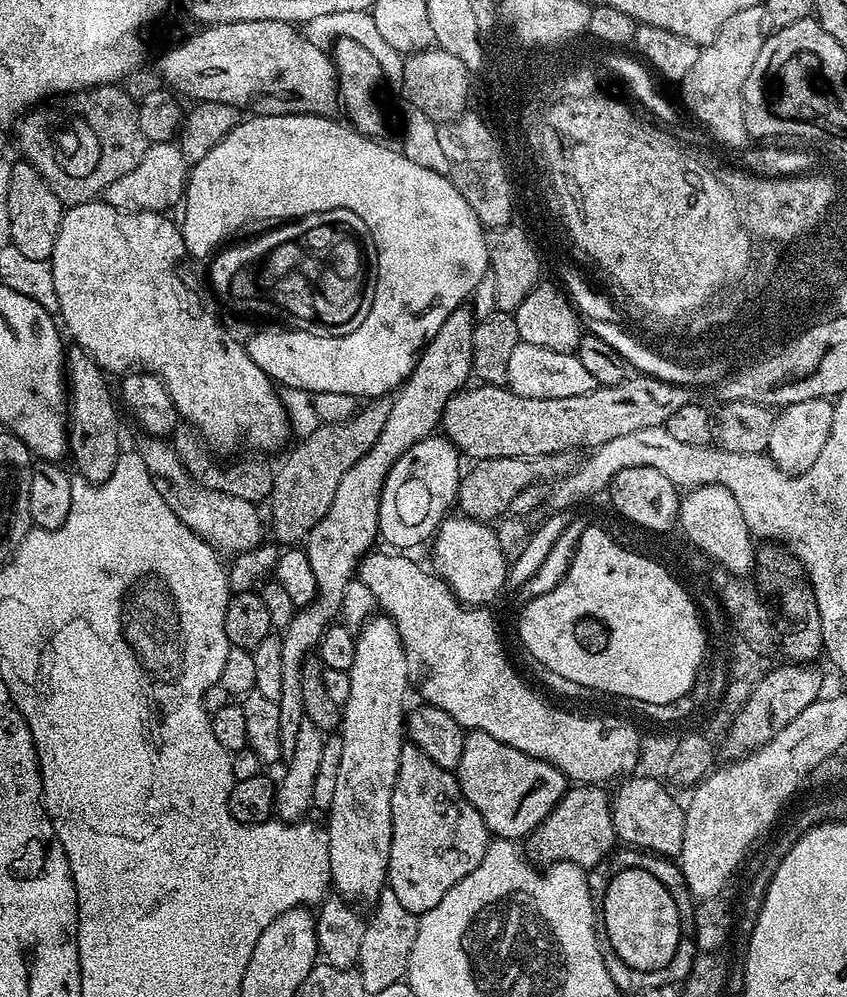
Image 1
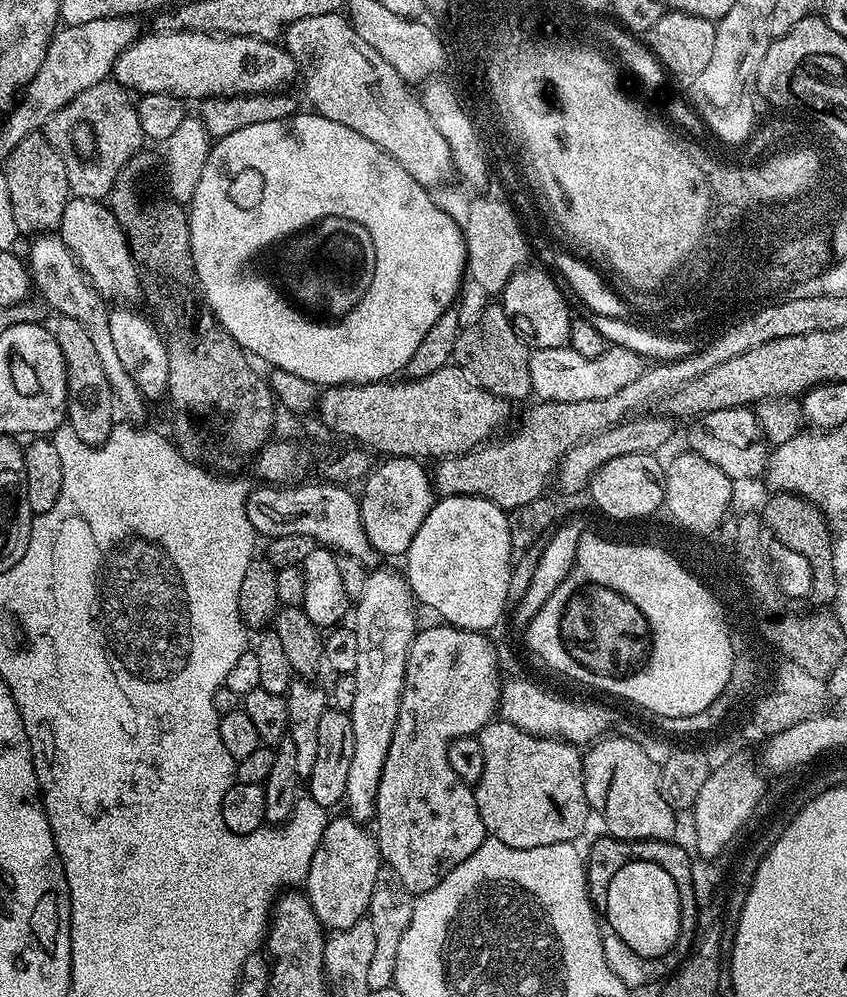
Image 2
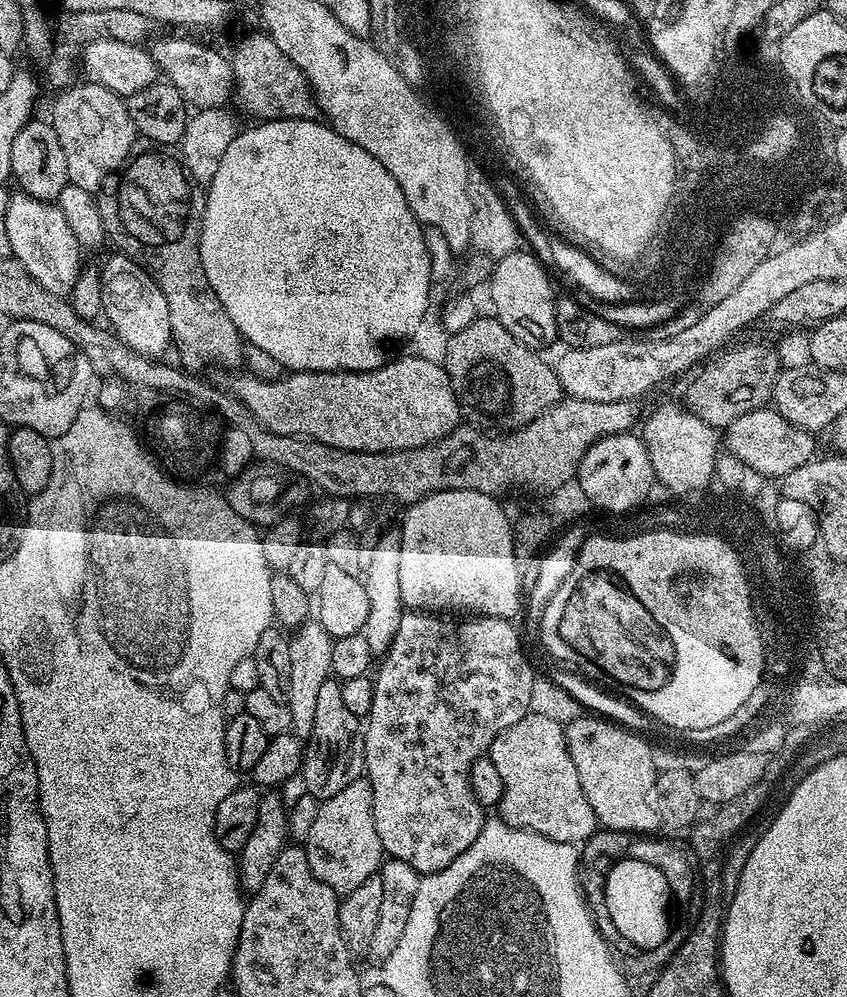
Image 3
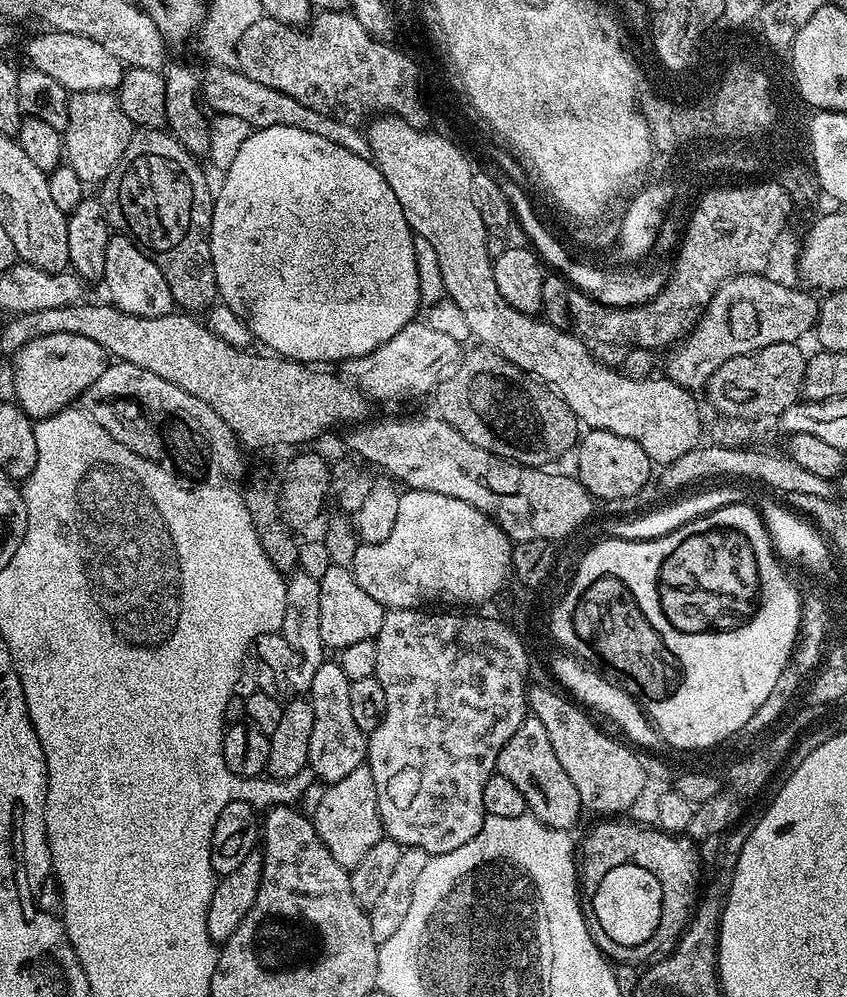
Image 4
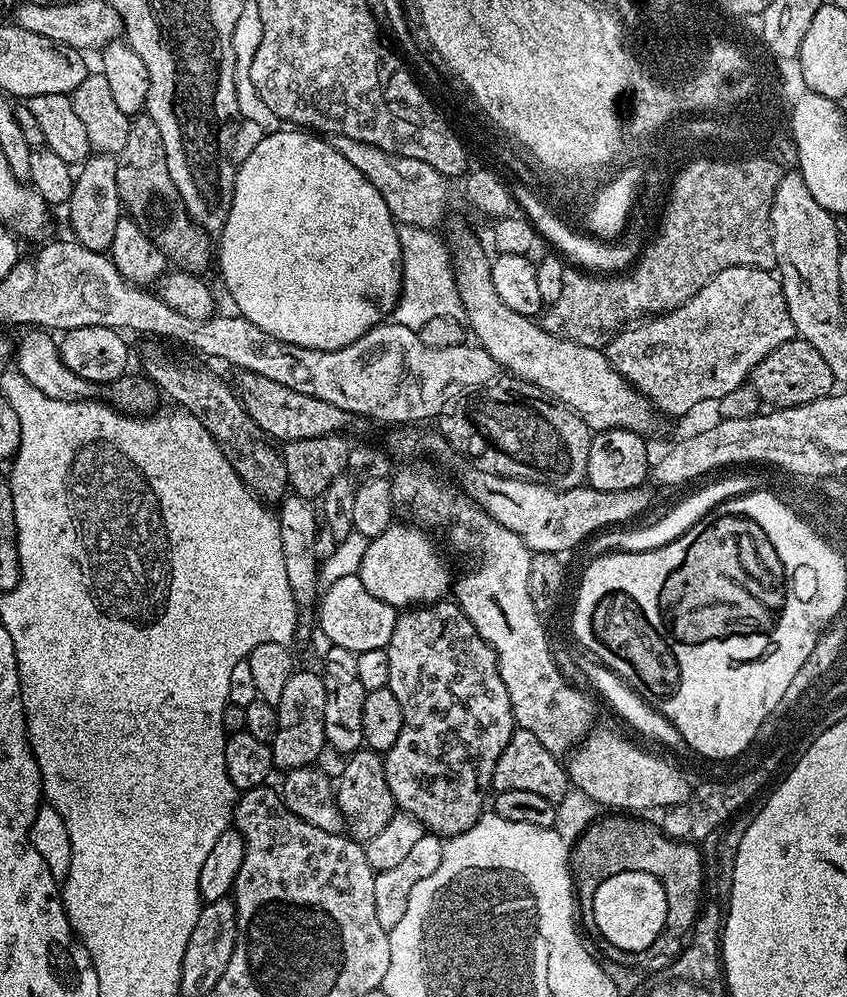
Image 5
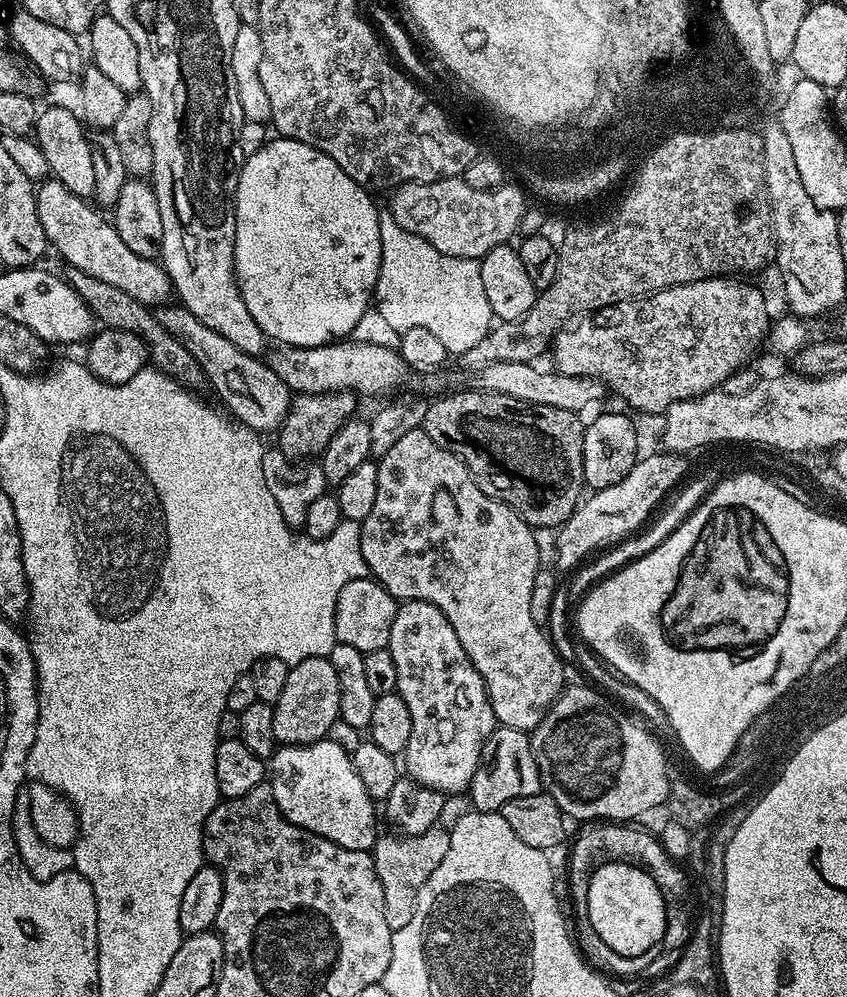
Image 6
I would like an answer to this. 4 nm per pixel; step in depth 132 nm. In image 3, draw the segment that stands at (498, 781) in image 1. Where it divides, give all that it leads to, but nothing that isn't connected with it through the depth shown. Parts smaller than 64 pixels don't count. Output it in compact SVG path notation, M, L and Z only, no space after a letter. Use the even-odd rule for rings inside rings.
M529 711L527 716L514 722L514 726L502 730L502 734L498 734L498 738L494 738L492 743L490 755L504 787L498 805L499 819L515 828L526 828L530 832L542 834L554 842L583 845L597 831L598 821L590 802L586 802L582 782L578 782L578 770L574 766L574 758L570 758L566 742L565 725L559 724L554 717L547 716L544 712L536 711Z

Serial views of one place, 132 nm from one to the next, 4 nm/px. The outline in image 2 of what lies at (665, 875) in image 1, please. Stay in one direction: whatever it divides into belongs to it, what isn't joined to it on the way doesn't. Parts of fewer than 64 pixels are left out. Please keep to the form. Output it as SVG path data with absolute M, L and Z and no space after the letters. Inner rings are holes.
M600 834L600 837L589 846L588 852L586 848L586 863L584 865L590 902L597 909L603 910L606 906L606 890L610 886L610 878L614 878L614 874L618 870L622 870L622 866L635 860L641 860L644 856L660 856L658 866L662 866L662 870L666 870L666 874L670 874L670 878L674 878L674 886L678 886L678 902L680 903L678 938L671 950L665 954L664 964L656 964L656 972L665 972L667 977L671 976L683 964L687 956L693 951L698 939L698 920L696 924L698 901L694 894L693 857L688 856L687 850L676 843L672 840L620 840L616 836Z

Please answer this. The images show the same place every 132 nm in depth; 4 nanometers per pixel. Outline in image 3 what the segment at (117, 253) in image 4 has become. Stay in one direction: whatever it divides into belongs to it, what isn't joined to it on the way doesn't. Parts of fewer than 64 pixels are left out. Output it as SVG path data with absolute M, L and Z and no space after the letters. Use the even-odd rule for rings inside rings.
M115 254L102 264L100 285L102 286L103 319L110 325L111 331L125 344L143 356L163 357L167 348L173 347L170 330L170 310L166 306L166 294L150 278L150 274L138 263L123 254Z

